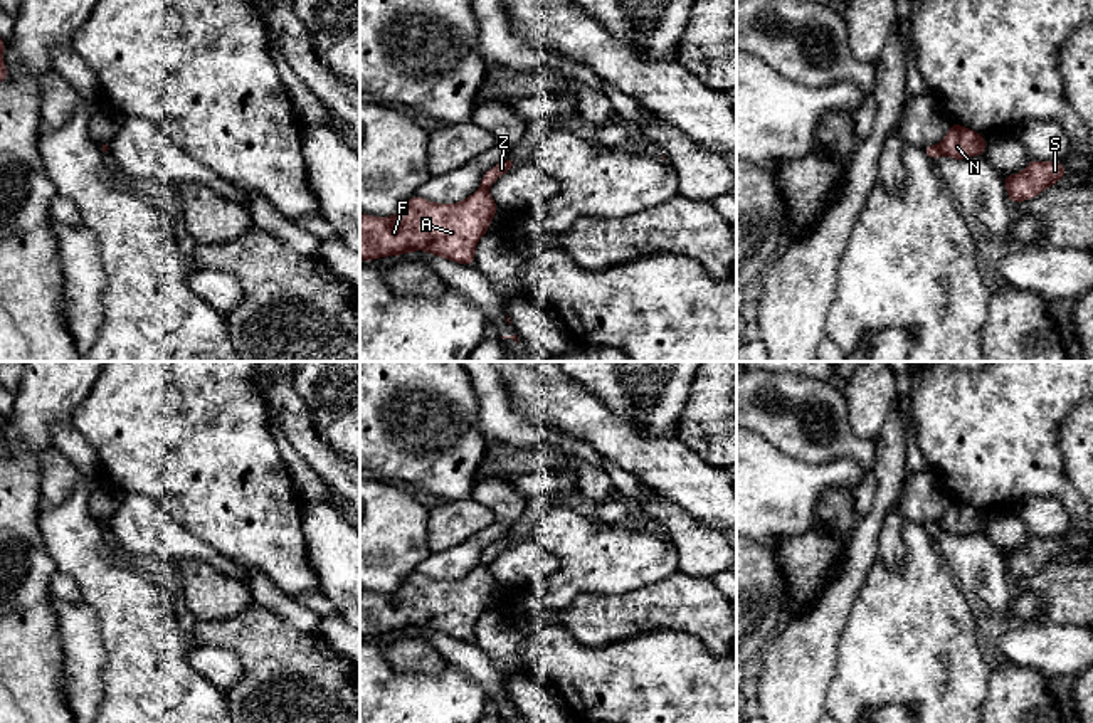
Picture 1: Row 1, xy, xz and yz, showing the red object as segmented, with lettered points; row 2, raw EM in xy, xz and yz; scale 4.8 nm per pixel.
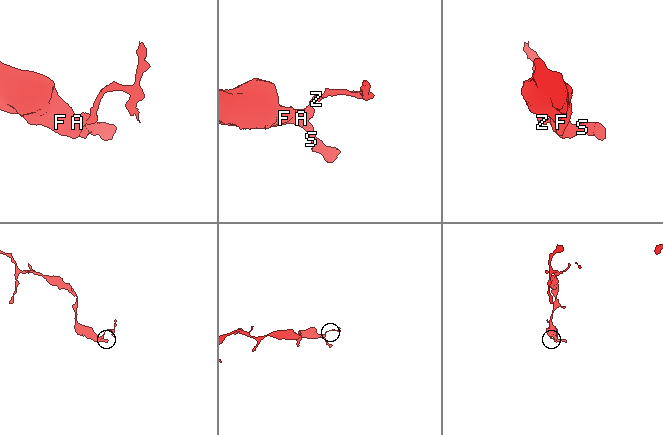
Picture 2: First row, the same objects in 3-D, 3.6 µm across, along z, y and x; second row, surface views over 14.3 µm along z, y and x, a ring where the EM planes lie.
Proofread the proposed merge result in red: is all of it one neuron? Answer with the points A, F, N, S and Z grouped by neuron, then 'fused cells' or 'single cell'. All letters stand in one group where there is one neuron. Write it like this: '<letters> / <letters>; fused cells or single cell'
A F N S / Z; fused cells

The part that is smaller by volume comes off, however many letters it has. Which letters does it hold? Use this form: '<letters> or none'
Z

